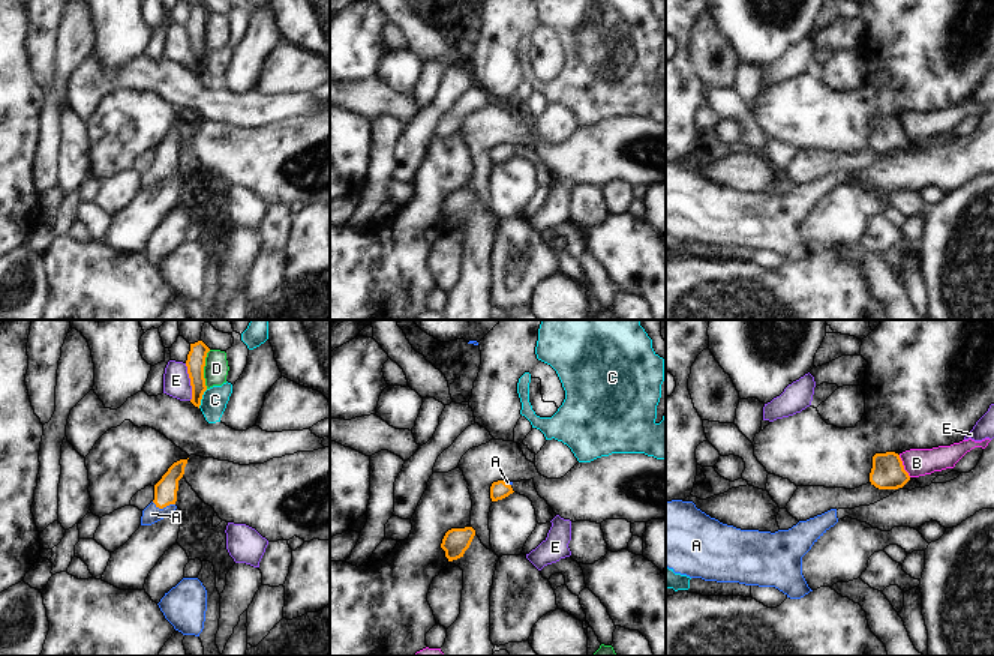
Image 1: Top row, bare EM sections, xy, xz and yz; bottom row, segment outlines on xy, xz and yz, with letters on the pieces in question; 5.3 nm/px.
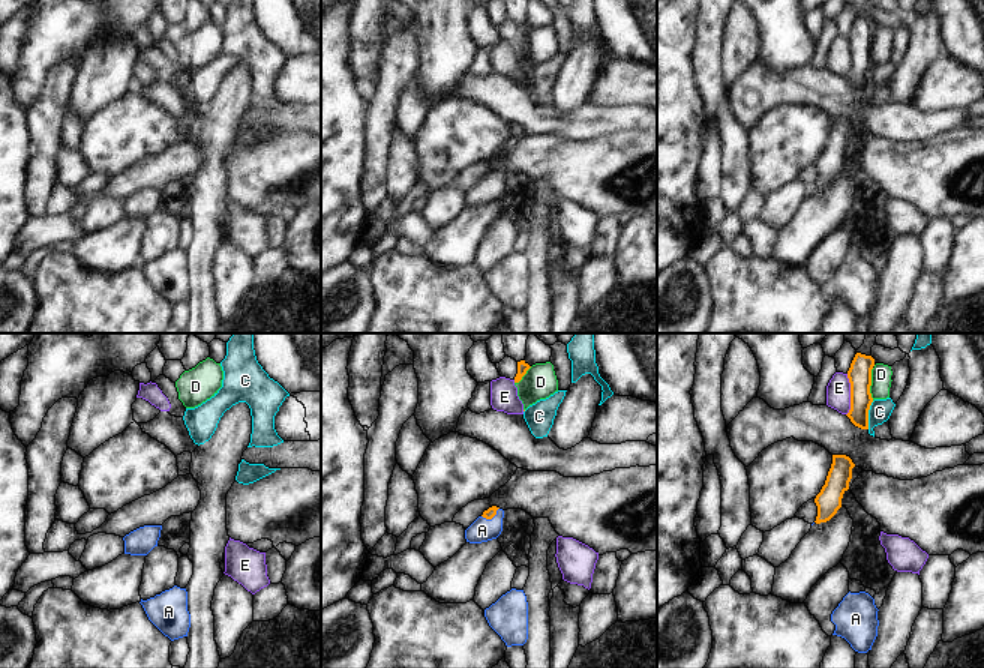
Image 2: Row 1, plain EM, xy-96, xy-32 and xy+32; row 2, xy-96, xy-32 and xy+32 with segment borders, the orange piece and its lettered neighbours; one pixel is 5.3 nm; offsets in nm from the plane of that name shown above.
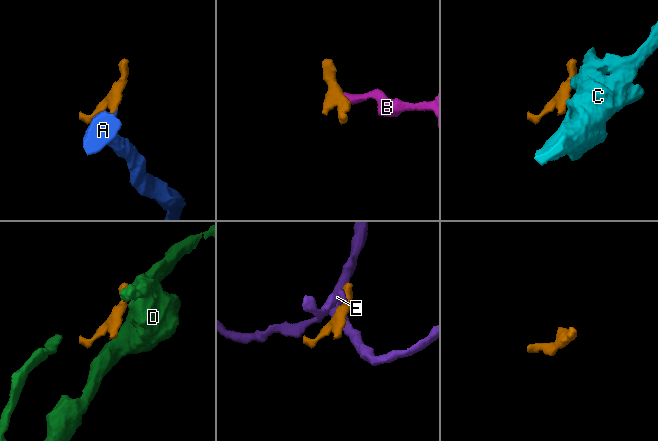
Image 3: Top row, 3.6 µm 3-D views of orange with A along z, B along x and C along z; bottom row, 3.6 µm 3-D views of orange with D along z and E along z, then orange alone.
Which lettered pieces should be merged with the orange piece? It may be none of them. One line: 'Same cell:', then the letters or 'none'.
Same cell: A

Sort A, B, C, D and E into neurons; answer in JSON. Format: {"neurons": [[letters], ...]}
{"neurons": [["A"], ["B"], ["C"], ["D"], ["E"]]}

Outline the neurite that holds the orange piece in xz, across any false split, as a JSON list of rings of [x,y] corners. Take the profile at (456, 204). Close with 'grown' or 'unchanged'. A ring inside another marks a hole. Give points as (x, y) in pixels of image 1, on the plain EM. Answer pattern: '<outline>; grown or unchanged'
[[[472,191],[448,194],[441,207],[441,212],[445,215],[448,225],[463,221],[474,200],[475,194]]]; unchanged

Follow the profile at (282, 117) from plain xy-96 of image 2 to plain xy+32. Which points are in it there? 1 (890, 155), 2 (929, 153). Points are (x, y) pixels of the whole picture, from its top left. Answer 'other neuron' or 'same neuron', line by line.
1: other neuron
2: other neuron

